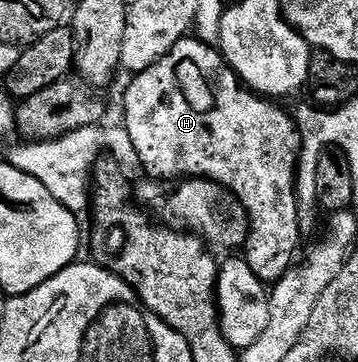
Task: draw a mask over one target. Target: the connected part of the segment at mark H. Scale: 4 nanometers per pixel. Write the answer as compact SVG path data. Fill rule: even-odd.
M197 37L182 39L163 59L156 61L156 65L152 65L146 71L137 72L131 79L134 80L131 81L130 88L126 91L126 123L124 123L124 129L136 149L141 170L146 170L150 174L147 176L154 181L167 181L166 179L182 181L187 177L197 177L200 179L210 179L227 192L230 190L239 199L237 202L240 204L241 210L245 214L246 211L250 214L250 232L246 235L246 252L244 252L246 264L250 266L252 273L256 273L256 277L261 283L273 285L280 277L284 277L284 273L295 262L296 256L294 256L294 250L297 249L298 241L300 241L295 182L302 141L298 136L298 130L295 127L295 120L292 118L291 112L281 111L277 107L279 105L277 102L271 101L269 98L263 97L260 94L255 94L254 91L243 85L237 73L229 66L219 48L204 43Z

